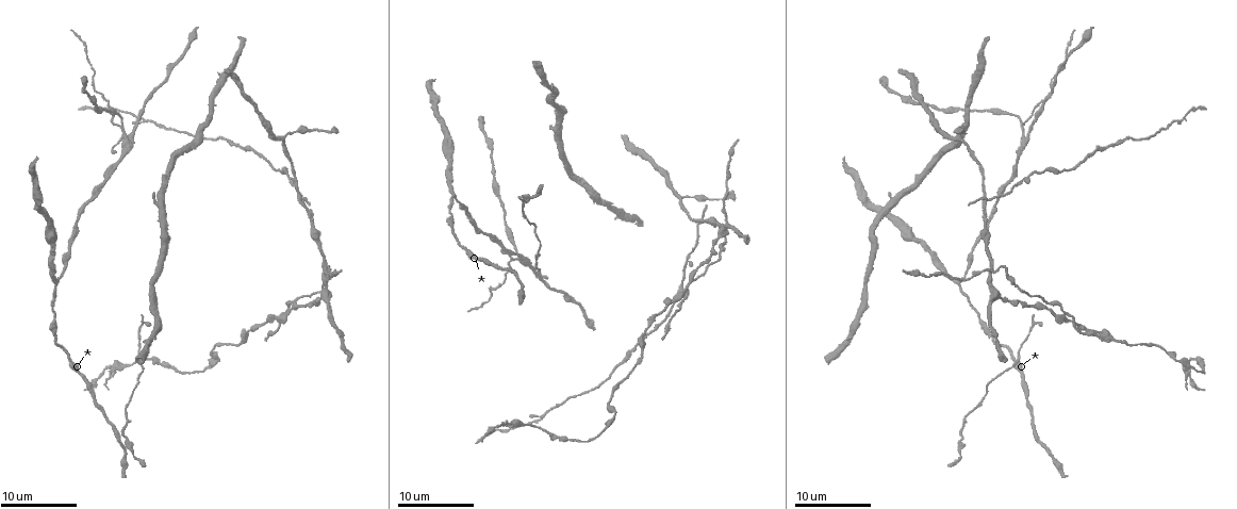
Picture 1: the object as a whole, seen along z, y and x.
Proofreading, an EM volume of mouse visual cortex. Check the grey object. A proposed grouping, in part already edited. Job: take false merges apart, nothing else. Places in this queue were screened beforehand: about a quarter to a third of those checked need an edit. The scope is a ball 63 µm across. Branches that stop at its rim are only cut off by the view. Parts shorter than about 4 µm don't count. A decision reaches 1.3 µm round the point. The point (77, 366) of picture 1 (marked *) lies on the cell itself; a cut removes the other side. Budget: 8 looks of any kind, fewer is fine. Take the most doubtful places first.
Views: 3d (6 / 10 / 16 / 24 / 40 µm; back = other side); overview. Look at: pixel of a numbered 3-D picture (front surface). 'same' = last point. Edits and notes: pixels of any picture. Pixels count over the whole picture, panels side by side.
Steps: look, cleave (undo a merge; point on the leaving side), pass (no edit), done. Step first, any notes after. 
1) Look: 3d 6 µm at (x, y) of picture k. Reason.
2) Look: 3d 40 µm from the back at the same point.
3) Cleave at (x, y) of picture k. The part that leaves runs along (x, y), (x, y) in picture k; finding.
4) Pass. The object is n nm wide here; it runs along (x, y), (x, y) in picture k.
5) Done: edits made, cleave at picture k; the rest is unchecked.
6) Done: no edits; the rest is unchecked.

Look: 3d 16 µm at (697, 226) of picture 1. Four or more arms meet.

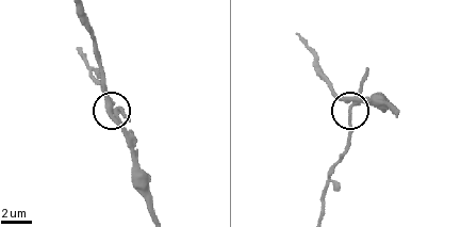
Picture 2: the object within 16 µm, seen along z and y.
Cleave at (349, 119) of picture 2. The object is 290 nm wide here; the part that leaves runs along (358, 102), (351, 113), (346, 150), (331, 174), (322, 212) in picture 2; two cells meet here.

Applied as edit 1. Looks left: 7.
Look: 3d 16 µm at (989, 271) of picture 1. Four-way junction.

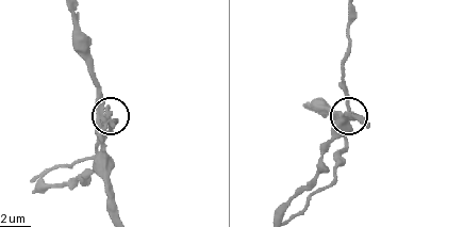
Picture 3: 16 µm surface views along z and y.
Cleave at (109, 116) of picture 3. The object is 330 nm wide here; a second cell is stuck on.

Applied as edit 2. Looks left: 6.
Look: overview.

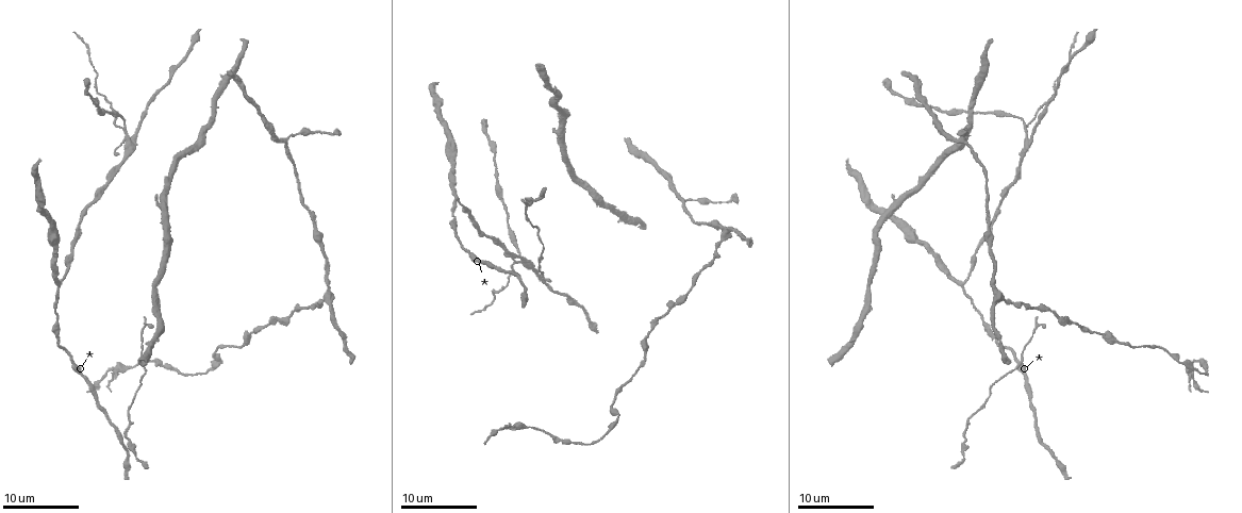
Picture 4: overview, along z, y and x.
Look: 3d 10 µm at (123, 125) of picture 4. Three-way junction.

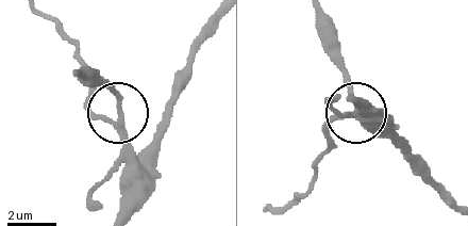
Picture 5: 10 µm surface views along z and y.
Cleave at (96, 116) of picture 5. 3 arms meet here; a second cell is stuck on.

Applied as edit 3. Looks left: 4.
Look: 3d 16 µm at (283, 138) of picture 4. Three arms meet.

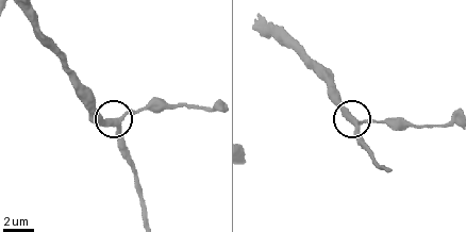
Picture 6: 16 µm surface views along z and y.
Pass. The side arm is 7 µm long; 3 arms meet here; continuous, no second cell.

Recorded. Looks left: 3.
Done: edits made, cleave at picture 2, cleave at picture 3, cleave at picture 5; the rest is unchecked.

